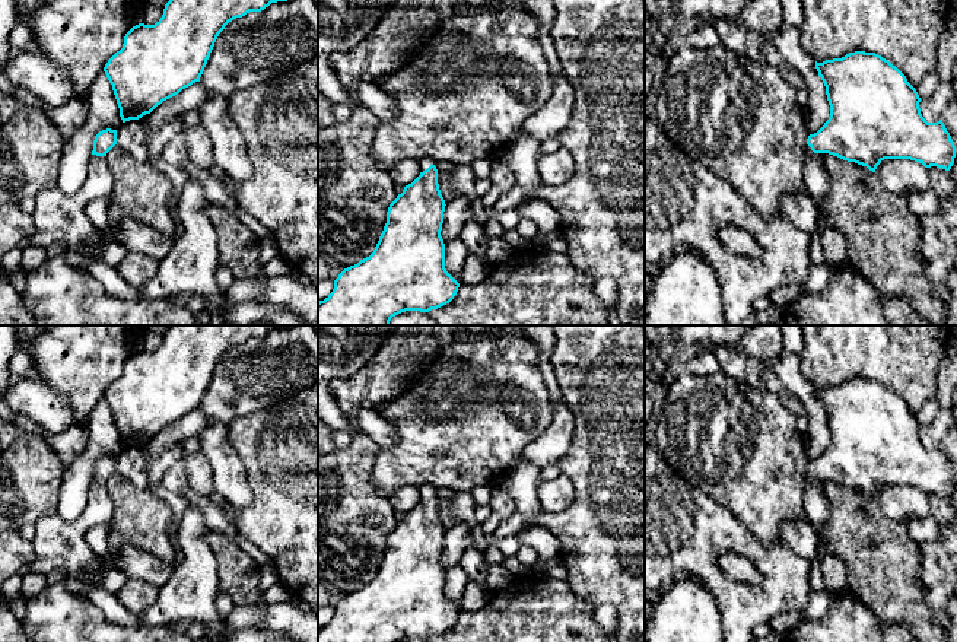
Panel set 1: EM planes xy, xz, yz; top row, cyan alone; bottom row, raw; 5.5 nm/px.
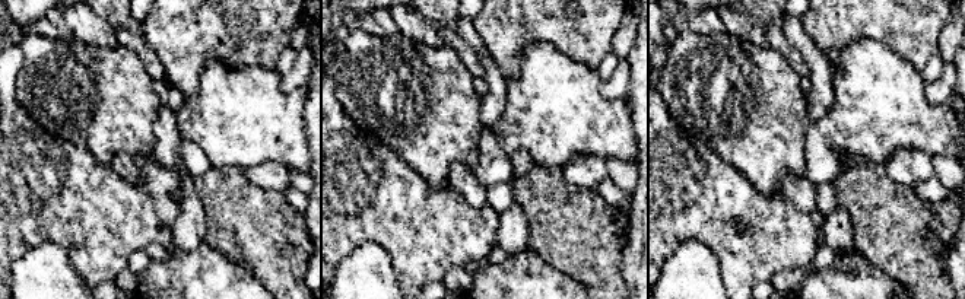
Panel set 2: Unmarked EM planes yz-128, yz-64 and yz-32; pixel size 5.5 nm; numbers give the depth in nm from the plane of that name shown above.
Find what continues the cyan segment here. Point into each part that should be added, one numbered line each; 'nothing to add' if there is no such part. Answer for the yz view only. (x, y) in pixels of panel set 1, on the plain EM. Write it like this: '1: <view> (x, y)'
1: yz (817, 508)

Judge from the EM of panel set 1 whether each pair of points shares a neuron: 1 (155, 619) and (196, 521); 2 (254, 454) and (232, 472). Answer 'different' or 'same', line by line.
1: same
2: different

